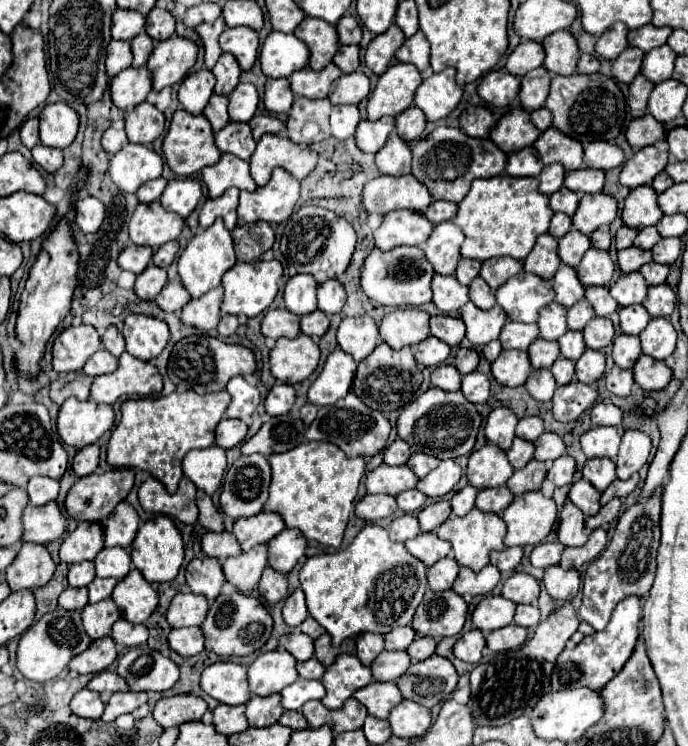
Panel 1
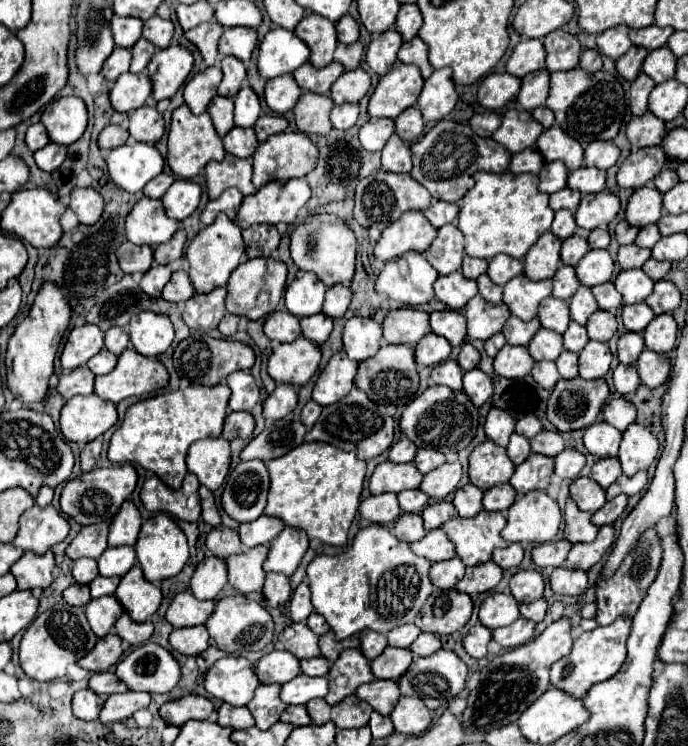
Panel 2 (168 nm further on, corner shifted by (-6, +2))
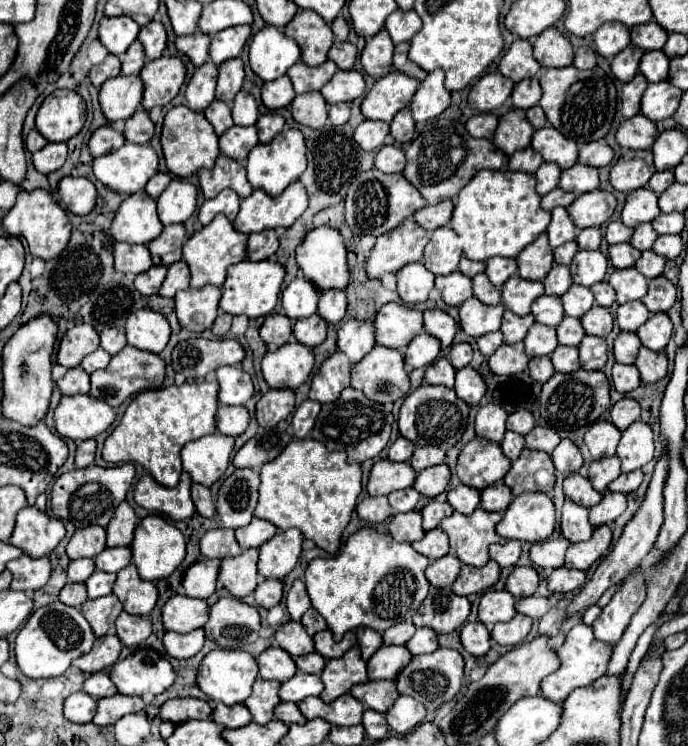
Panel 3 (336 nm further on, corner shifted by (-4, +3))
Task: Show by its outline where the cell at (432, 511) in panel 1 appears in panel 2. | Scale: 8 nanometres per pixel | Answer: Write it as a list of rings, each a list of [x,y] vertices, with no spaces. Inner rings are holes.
[[[437,502],[437,504],[431,504],[423,510],[423,520],[425,520],[425,530],[435,530],[435,528],[441,528],[441,524],[445,524],[449,518],[455,518],[457,516],[457,510],[451,502]]]

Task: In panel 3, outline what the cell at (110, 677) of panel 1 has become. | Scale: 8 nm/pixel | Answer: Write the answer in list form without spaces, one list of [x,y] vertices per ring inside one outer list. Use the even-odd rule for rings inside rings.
[[[93,673],[87,677],[85,681],[85,691],[95,697],[95,699],[101,699],[101,697],[109,697],[109,695],[115,695],[117,693],[117,687],[113,685],[113,681],[109,679],[107,673]]]

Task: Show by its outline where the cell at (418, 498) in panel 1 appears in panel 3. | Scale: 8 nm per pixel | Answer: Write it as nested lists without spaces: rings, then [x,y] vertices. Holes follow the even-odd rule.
[[[413,487],[401,489],[401,491],[393,491],[393,493],[389,495],[389,505],[393,507],[395,513],[413,511],[415,505],[417,505],[417,501],[419,501],[419,497],[421,497],[421,495],[419,495]]]

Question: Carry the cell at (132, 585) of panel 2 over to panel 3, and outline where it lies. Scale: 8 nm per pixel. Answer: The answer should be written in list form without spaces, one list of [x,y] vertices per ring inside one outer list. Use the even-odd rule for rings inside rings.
[[[129,563],[121,573],[117,573],[113,593],[123,603],[123,609],[129,615],[145,617],[153,611],[157,603],[157,587],[151,581],[143,581],[133,563]]]

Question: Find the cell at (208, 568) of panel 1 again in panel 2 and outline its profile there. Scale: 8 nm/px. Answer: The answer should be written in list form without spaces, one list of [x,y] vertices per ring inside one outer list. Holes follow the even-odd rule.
[[[209,556],[197,564],[191,576],[191,592],[199,600],[213,600],[227,582],[227,564],[221,558]]]

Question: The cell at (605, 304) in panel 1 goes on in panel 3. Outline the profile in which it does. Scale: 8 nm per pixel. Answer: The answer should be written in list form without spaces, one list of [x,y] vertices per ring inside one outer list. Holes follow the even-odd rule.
[[[601,281],[597,285],[591,287],[593,295],[595,295],[595,303],[601,307],[611,307],[615,303],[615,291],[607,281]]]

